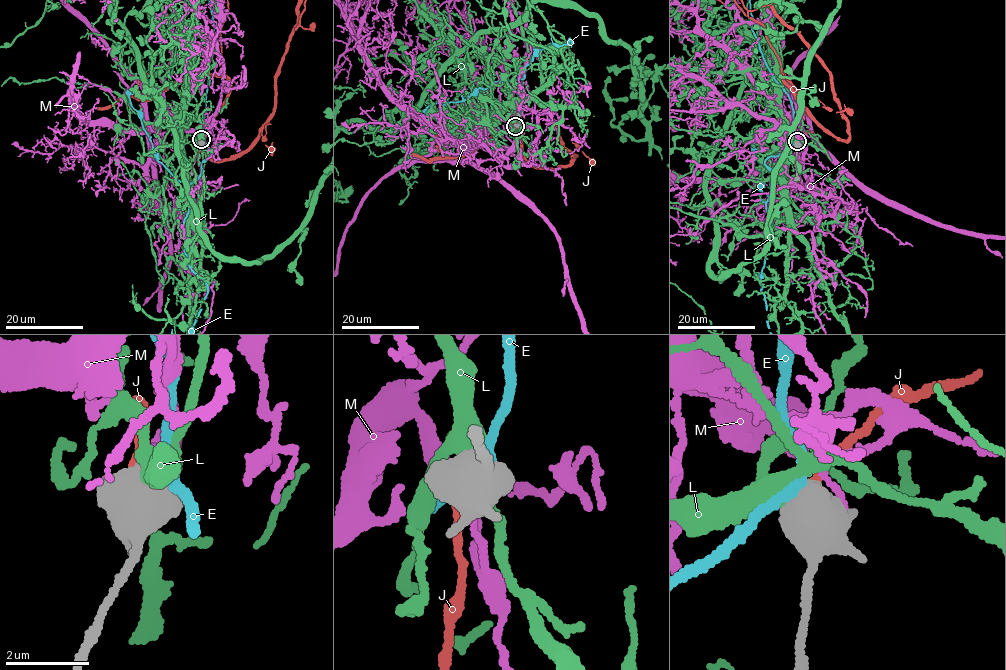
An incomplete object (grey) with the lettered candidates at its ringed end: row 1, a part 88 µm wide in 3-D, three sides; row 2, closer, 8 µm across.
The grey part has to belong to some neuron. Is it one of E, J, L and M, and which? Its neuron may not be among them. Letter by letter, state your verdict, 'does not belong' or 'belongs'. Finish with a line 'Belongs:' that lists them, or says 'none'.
E: does not belong
J: belongs
L: does not belong
M: does not belong
Belongs: J

